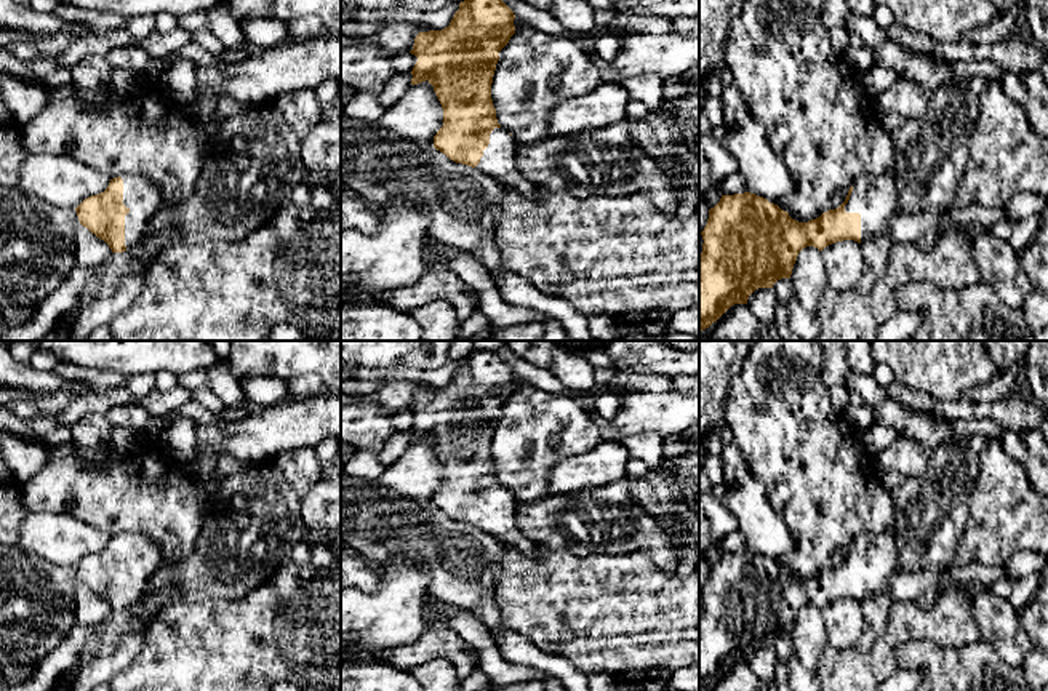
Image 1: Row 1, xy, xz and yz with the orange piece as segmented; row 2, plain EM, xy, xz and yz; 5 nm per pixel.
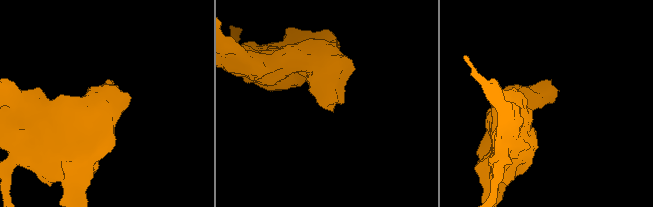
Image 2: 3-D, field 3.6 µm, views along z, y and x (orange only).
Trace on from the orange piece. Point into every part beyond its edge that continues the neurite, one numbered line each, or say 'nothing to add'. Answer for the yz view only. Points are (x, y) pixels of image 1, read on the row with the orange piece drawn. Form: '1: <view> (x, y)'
1: yz (874, 197)

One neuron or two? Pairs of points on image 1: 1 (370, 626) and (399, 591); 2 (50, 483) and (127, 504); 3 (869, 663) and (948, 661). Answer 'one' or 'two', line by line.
1: one
2: one
3: two

